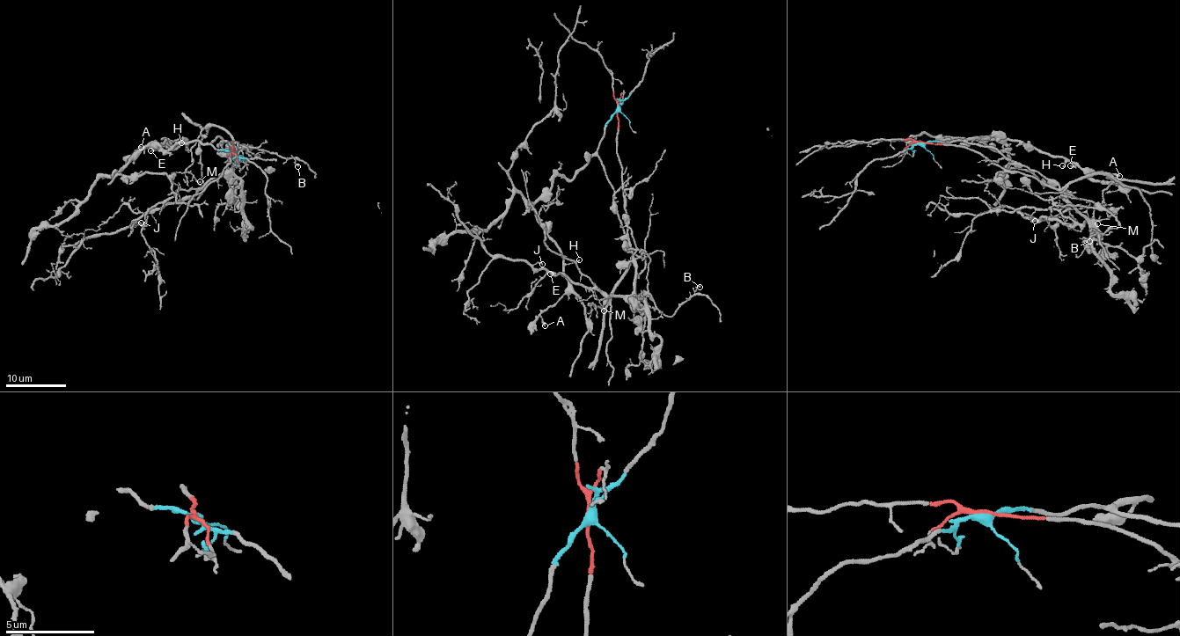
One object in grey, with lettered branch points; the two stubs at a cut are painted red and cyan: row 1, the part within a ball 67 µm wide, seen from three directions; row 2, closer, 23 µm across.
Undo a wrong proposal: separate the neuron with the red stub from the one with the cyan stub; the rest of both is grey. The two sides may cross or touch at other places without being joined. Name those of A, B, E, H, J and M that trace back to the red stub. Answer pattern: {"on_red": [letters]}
{"on_red": ["B", "J", "M"]}

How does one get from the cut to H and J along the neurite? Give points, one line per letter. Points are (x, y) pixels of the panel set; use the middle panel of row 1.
H: (618, 109), (585, 164), (570, 179), (556, 175), (534, 204), (538, 222), (555, 244), (563, 262), (578, 259)
J: (618, 108), (617, 155), (635, 288), (628, 295), (609, 296), (562, 274), (533, 266), (542, 265)

